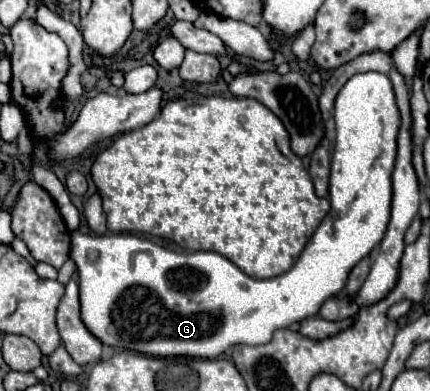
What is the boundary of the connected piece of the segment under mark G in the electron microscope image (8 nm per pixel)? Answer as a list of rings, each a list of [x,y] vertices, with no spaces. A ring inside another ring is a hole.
[[[366,71],[366,73],[356,73],[352,75],[344,87],[340,89],[336,103],[334,103],[334,123],[336,123],[336,145],[334,145],[334,155],[332,155],[332,169],[330,169],[330,211],[324,217],[324,221],[320,223],[320,227],[314,231],[314,235],[310,237],[308,245],[304,247],[302,255],[298,257],[298,261],[294,263],[294,267],[278,277],[272,279],[254,279],[248,277],[244,271],[240,271],[230,259],[226,259],[220,253],[214,251],[182,251],[177,252],[160,245],[156,245],[152,241],[138,236],[133,233],[110,233],[110,235],[84,235],[80,231],[72,231],[70,233],[70,257],[74,259],[76,267],[78,267],[78,279],[80,279],[80,303],[82,303],[82,321],[86,323],[86,327],[104,343],[104,345],[114,345],[120,349],[128,349],[128,351],[138,351],[144,355],[154,355],[154,357],[172,357],[172,355],[186,355],[186,357],[204,357],[204,359],[216,359],[218,355],[222,355],[228,347],[244,343],[244,345],[262,345],[266,341],[270,341],[270,337],[274,335],[274,331],[278,329],[286,329],[292,323],[298,323],[306,317],[314,317],[318,315],[322,303],[330,297],[334,297],[336,293],[340,293],[348,281],[350,269],[354,269],[354,265],[358,261],[362,261],[362,257],[368,257],[372,253],[372,249],[382,241],[384,233],[386,233],[386,225],[390,221],[390,201],[392,201],[392,171],[394,171],[394,163],[396,163],[396,139],[398,139],[398,131],[400,131],[400,111],[394,99],[394,91],[392,91],[392,81],[388,79],[388,75],[378,73],[378,71]],[[136,253],[150,253],[150,267],[134,267],[134,257]]]

